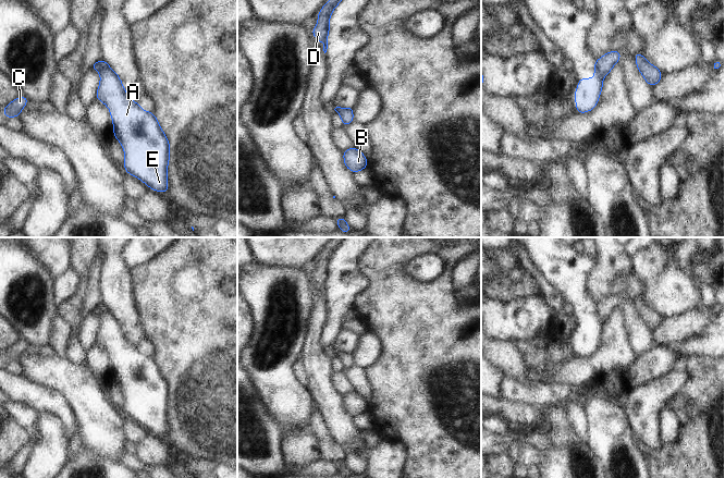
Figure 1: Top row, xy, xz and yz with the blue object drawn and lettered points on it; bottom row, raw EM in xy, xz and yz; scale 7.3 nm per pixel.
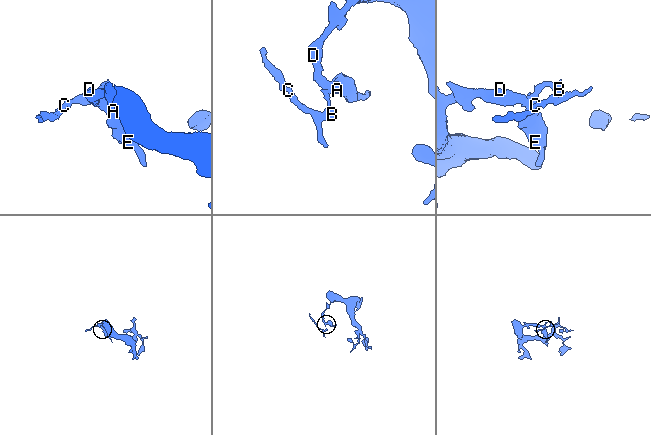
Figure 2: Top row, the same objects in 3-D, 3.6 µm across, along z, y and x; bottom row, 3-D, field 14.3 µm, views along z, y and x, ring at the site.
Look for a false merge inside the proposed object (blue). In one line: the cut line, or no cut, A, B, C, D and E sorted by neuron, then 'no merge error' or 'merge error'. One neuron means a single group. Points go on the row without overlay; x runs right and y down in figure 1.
cut in yz along (597, 304), (597, 314), (601, 322); A D E / B C; merge error

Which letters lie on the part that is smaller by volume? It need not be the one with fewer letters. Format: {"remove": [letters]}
{"remove": ["B", "C"]}

